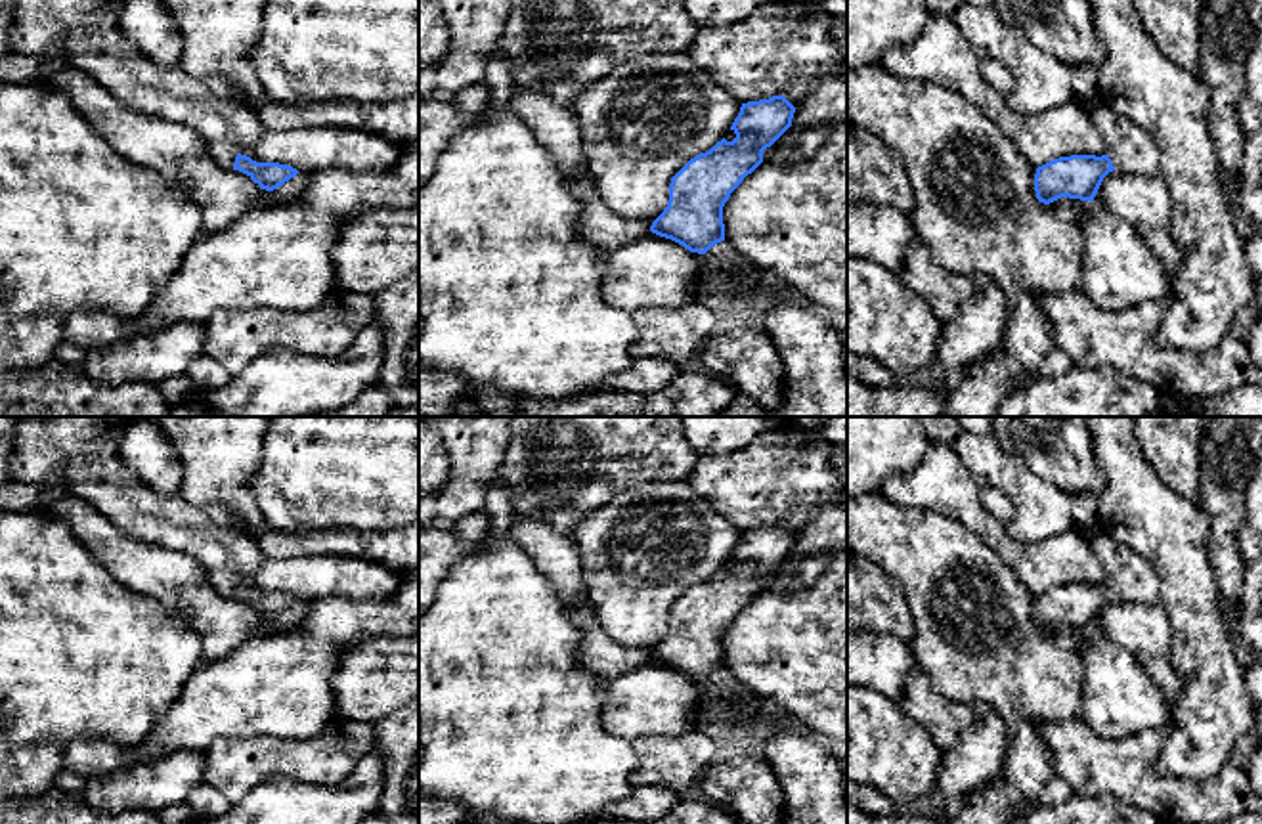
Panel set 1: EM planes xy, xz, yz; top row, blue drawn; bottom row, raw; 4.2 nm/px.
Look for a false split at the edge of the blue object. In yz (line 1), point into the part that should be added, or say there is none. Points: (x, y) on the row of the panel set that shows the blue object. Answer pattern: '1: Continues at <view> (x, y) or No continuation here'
1: Continues at yz (1131, 148)

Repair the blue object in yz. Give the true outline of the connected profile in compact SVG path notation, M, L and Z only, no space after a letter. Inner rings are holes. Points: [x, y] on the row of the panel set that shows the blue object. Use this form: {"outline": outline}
{"outline": "M1103 101L1094 103L1090 113L1103 136L1107 153L1101 157L1059 157L1038 166L1034 191L1040 203L1050 205L1061 197L1094 203L1103 178L1113 170L1161 176L1161 157L1147 130L1115 113Z"}

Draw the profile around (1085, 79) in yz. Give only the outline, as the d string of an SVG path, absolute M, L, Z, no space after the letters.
M1071 65L1071 80L1075 92L1073 99L1090 111L1099 98L1098 71L1092 65Z

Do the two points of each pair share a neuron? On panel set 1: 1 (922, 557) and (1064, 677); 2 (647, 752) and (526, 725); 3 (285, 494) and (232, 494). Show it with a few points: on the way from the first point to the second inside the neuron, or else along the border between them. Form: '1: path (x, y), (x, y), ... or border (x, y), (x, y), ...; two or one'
1: path (968, 557), (985, 559), (999, 574), (1025, 631); one
2: border (630, 742), (637, 758), (631, 786); two
3: border (261, 450), (251, 496), (268, 524); two

